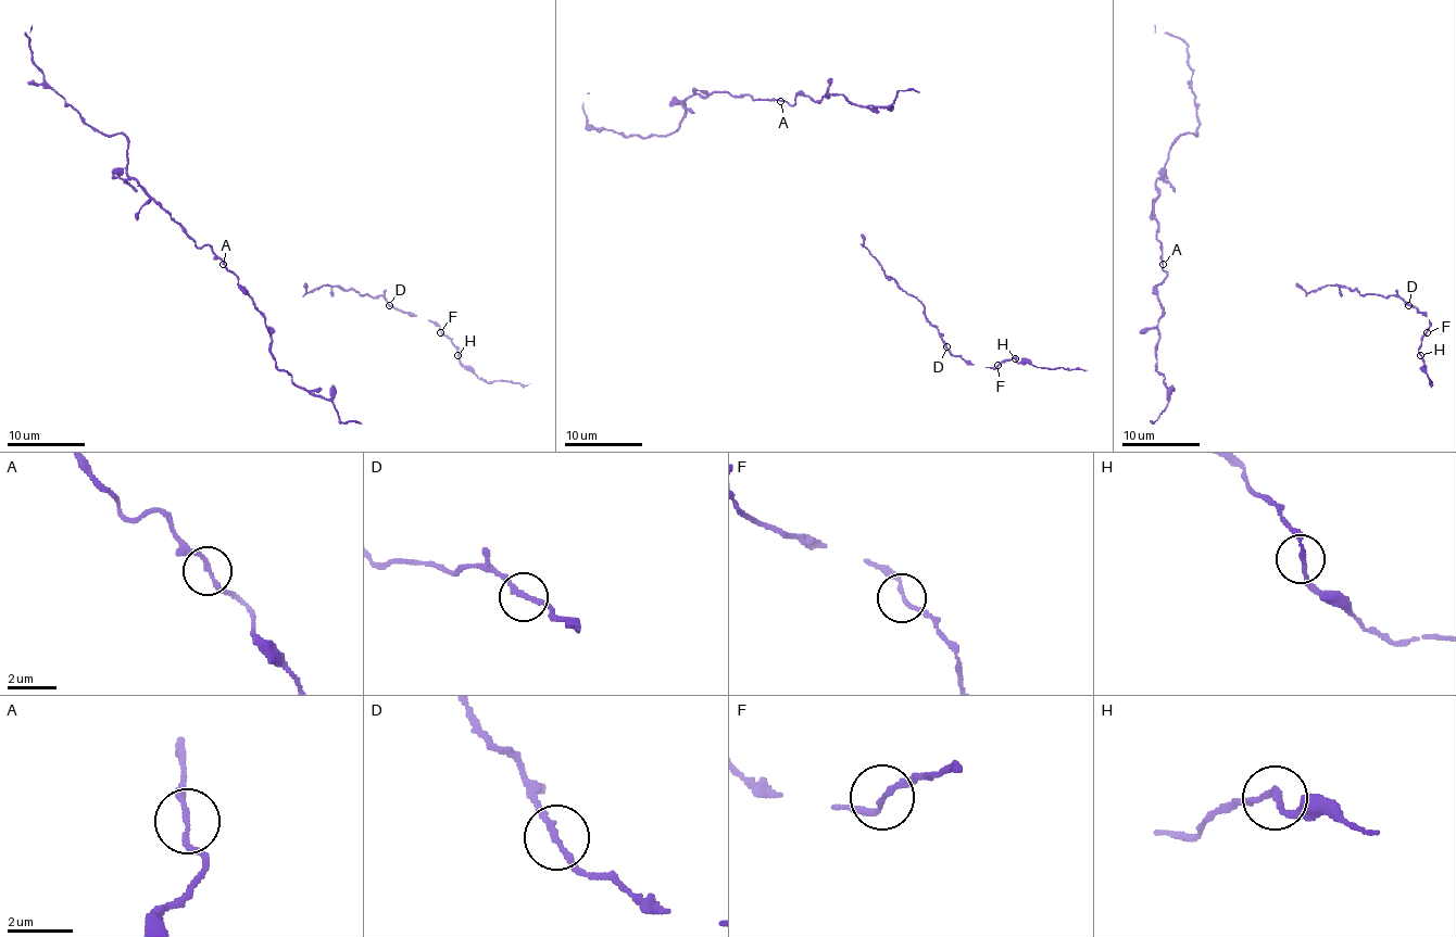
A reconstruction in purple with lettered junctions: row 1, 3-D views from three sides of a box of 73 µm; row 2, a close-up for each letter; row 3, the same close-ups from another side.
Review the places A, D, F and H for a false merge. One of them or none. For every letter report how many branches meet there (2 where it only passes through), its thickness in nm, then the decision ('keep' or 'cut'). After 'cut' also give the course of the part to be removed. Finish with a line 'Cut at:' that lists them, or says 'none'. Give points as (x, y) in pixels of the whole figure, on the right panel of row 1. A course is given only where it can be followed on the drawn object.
A: 2 branches meet; 150 nm thick; keep
D: 2 branches meet; 170 nm thick; keep
F: 2 branches meet; 150 nm thick; keep
H: 2 branches meet; 140 nm thick; keep
Cut at: none

